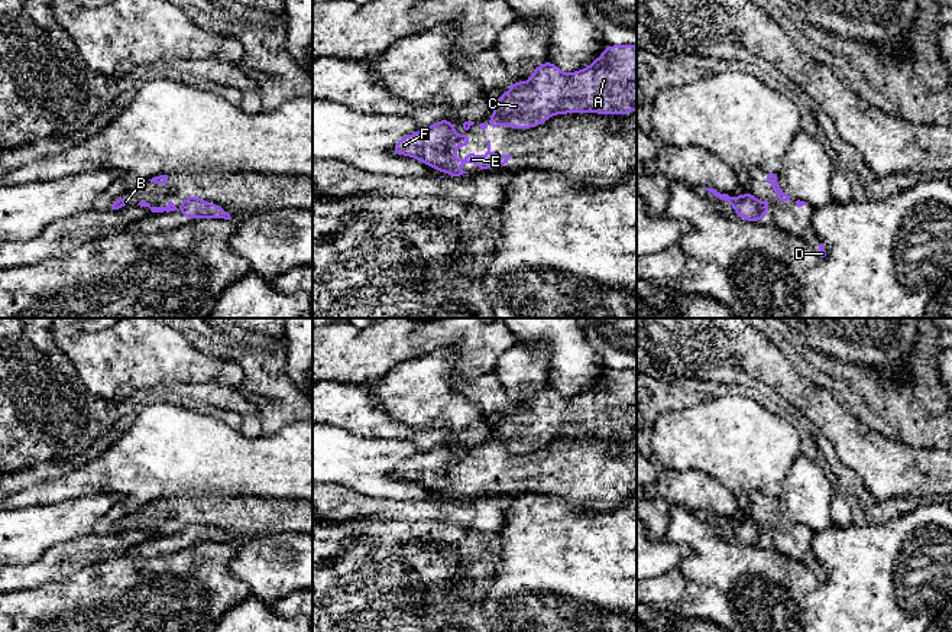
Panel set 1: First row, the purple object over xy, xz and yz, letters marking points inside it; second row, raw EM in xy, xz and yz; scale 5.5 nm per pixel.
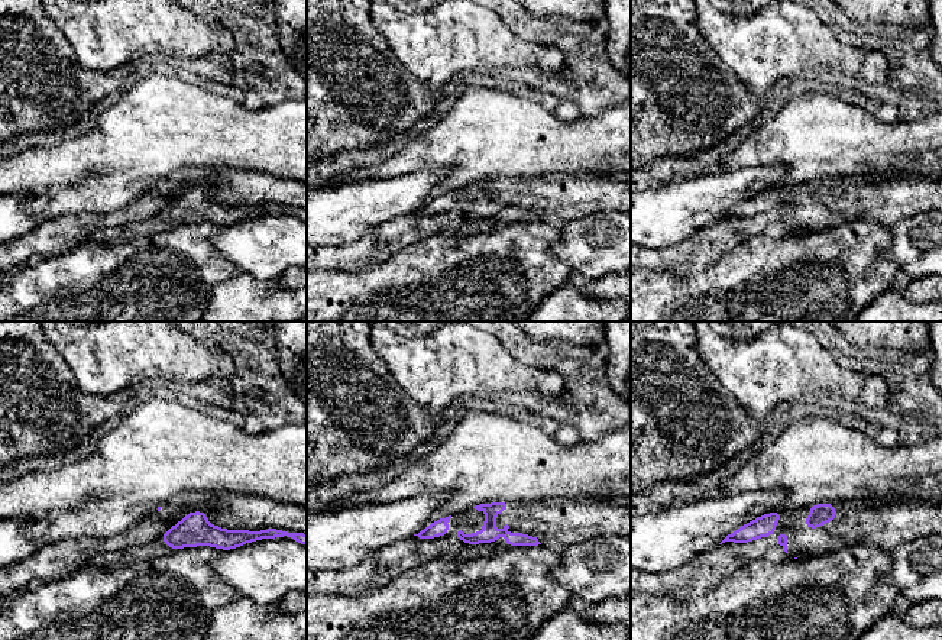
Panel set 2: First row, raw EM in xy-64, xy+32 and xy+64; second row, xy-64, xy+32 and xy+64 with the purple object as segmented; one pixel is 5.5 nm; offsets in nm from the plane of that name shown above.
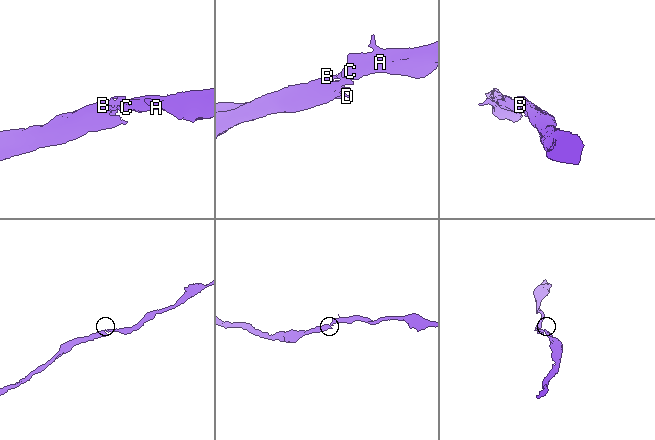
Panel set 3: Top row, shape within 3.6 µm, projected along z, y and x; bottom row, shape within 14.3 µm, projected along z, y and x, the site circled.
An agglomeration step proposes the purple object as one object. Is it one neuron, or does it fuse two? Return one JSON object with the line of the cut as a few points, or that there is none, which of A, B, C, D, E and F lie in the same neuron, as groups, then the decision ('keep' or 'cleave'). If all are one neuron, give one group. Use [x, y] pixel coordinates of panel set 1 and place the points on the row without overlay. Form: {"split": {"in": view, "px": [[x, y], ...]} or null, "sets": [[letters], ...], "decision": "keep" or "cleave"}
{"split": {"in": "xz", "px": [[494, 436], [501, 440]]}, "sets": [["A", "C"], ["B", "D", "E", "F"]], "decision": "cleave"}

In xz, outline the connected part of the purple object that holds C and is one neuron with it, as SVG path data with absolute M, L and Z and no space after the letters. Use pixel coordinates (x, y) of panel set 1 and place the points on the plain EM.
M608 369L589 390L570 398L550 385L543 386L532 393L528 405L512 405L511 412L495 424L493 437L514 453L531 453L557 438L629 438L634 434L637 434L637 369Z

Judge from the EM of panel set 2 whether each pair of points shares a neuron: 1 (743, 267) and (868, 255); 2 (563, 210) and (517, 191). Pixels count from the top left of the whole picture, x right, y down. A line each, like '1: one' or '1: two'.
1: one
2: one

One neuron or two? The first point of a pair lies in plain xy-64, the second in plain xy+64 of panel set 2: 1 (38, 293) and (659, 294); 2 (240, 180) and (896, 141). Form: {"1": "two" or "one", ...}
{"1": "one", "2": "two"}

